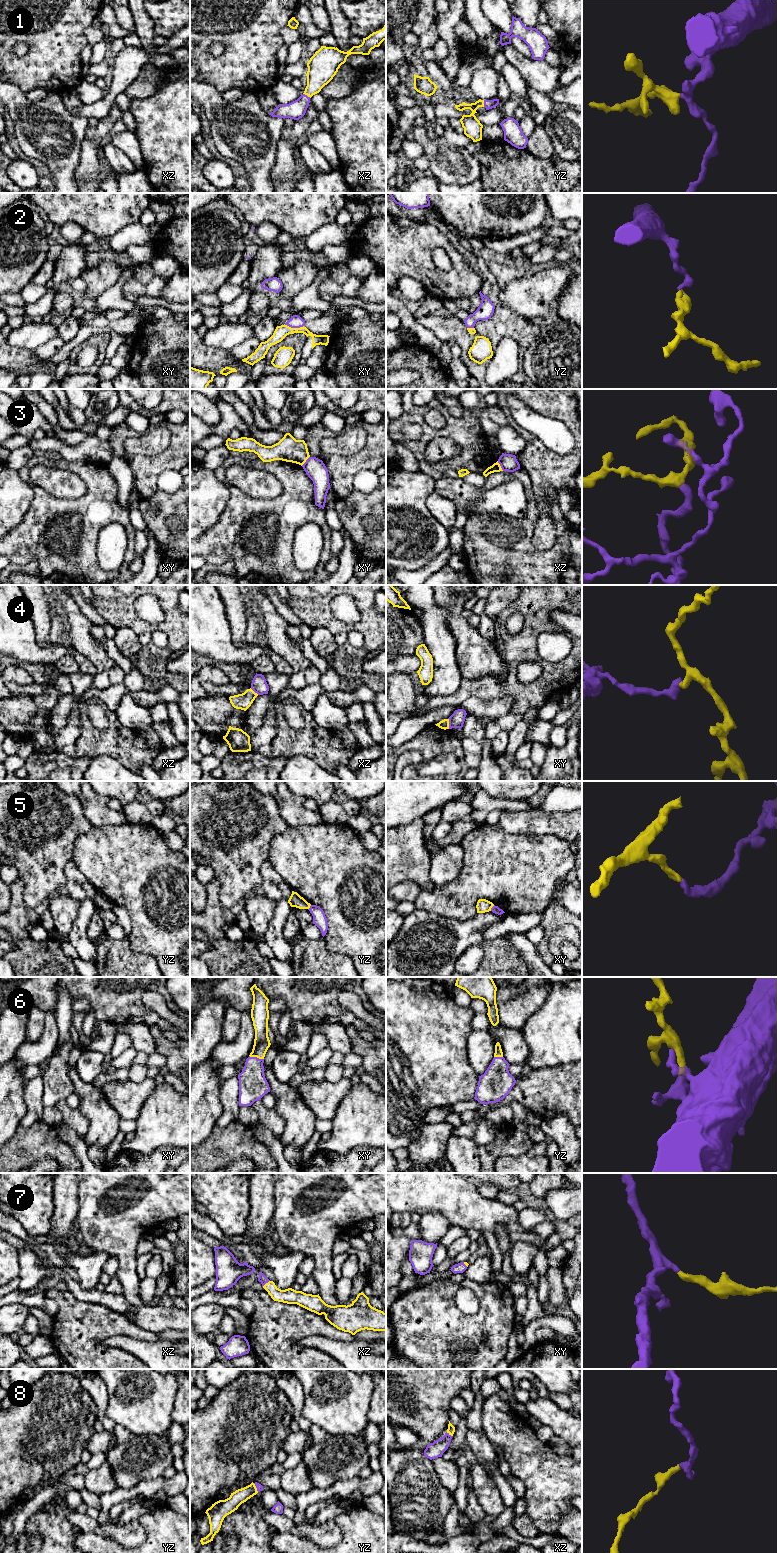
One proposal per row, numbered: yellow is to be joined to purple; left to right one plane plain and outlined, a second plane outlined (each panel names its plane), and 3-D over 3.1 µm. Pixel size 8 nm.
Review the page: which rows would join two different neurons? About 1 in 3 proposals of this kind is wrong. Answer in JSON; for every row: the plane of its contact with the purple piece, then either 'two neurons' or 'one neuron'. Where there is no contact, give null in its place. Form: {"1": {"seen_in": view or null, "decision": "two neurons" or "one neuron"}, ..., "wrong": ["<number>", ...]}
{"1": {"seen_in": "xz", "decision": "one neuron"}, "2": {"seen_in": "xy", "decision": "two neurons"}, "3": {"seen_in": "xz", "decision": "two neurons"}, "4": {"seen_in": "xy", "decision": "two neurons"}, "5": {"seen_in": "xy", "decision": "two neurons"}, "6": {"seen_in": "xy", "decision": "one neuron"}, "7": {"seen_in": "xz", "decision": "one neuron"}, "8": {"seen_in": "xz", "decision": "one neuron"}, "wrong": ["2", "3", "4", "5"]}

